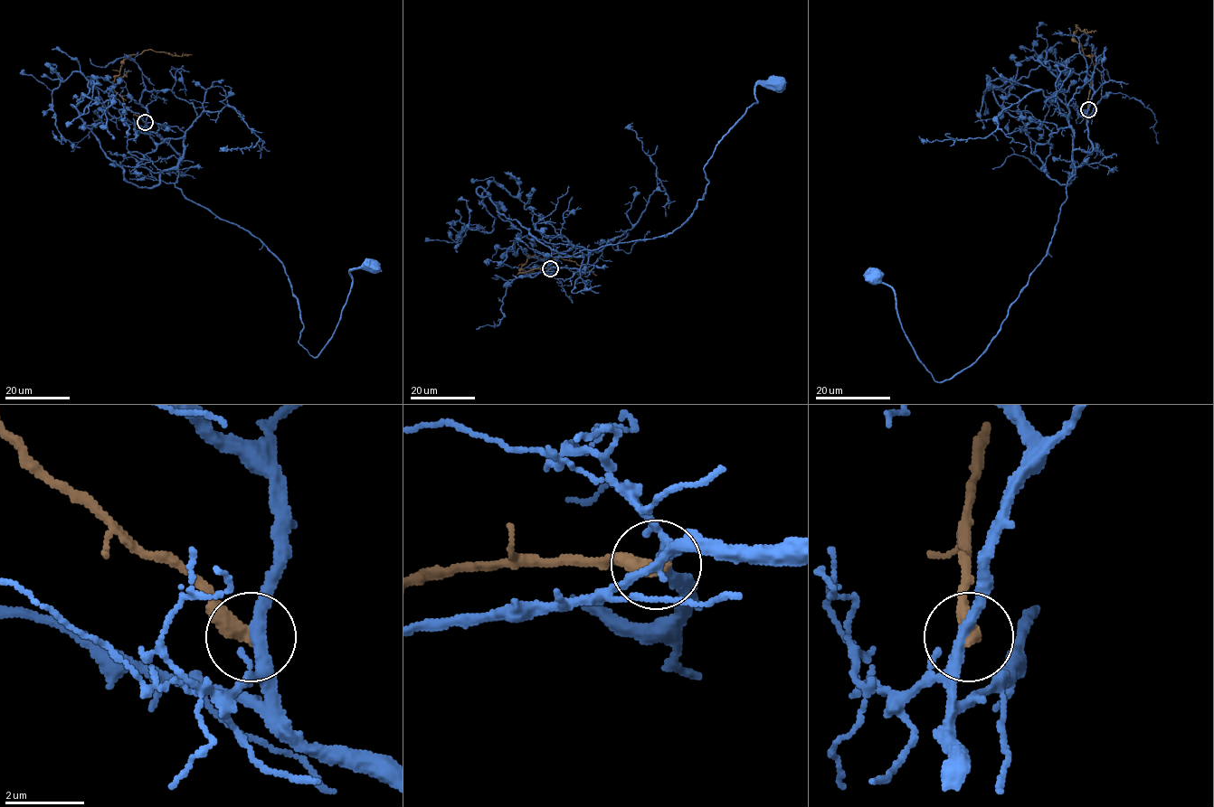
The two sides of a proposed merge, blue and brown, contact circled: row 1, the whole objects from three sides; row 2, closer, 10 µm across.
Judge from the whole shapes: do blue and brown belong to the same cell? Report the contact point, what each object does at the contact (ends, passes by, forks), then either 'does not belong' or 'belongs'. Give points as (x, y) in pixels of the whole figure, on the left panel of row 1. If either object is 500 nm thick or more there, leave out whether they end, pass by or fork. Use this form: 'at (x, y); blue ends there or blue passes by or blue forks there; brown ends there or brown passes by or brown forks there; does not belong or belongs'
at (145, 122); blue passes by; brown ends there; does not belong

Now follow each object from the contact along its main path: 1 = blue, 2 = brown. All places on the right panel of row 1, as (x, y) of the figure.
1: (1088, 109), (1093, 148), (1073, 151), (1047, 255), (971, 364), (936, 382), (894, 291), (874, 274)
2: (1088, 109), (1094, 62), (1084, 53), (1082, 47), (1073, 37), (1076, 25), (1085, 32), (1096, 32)

